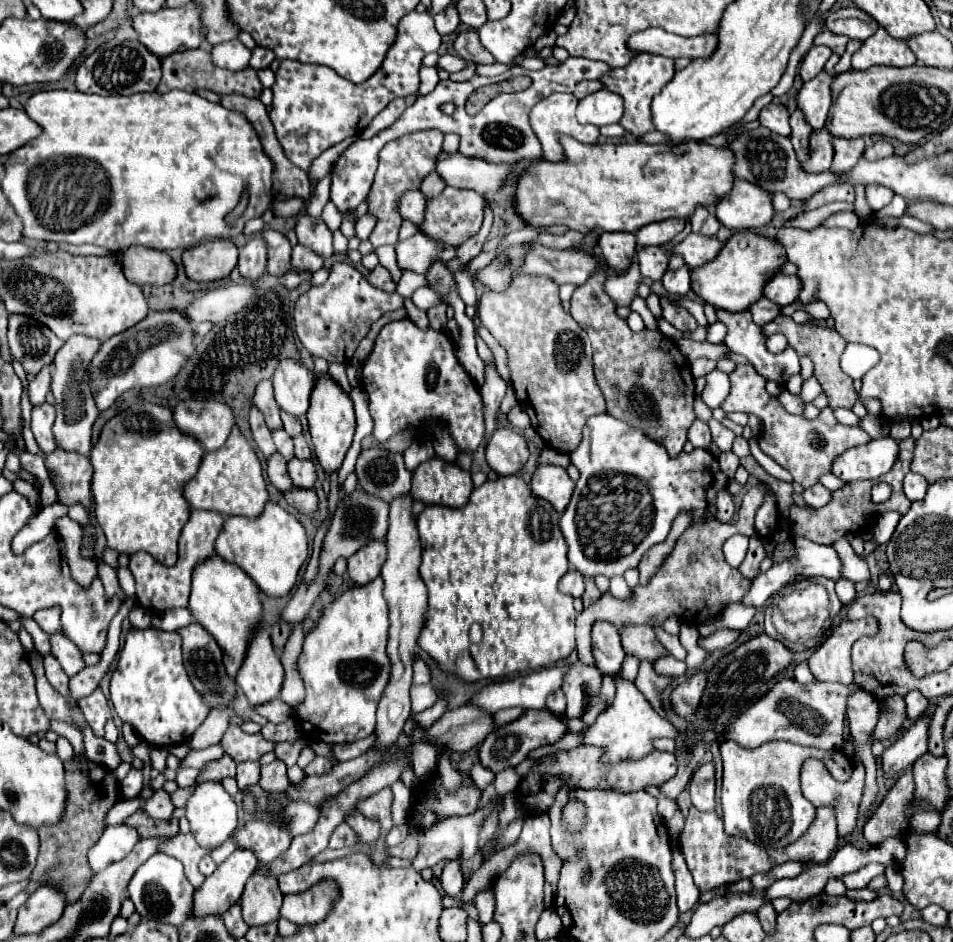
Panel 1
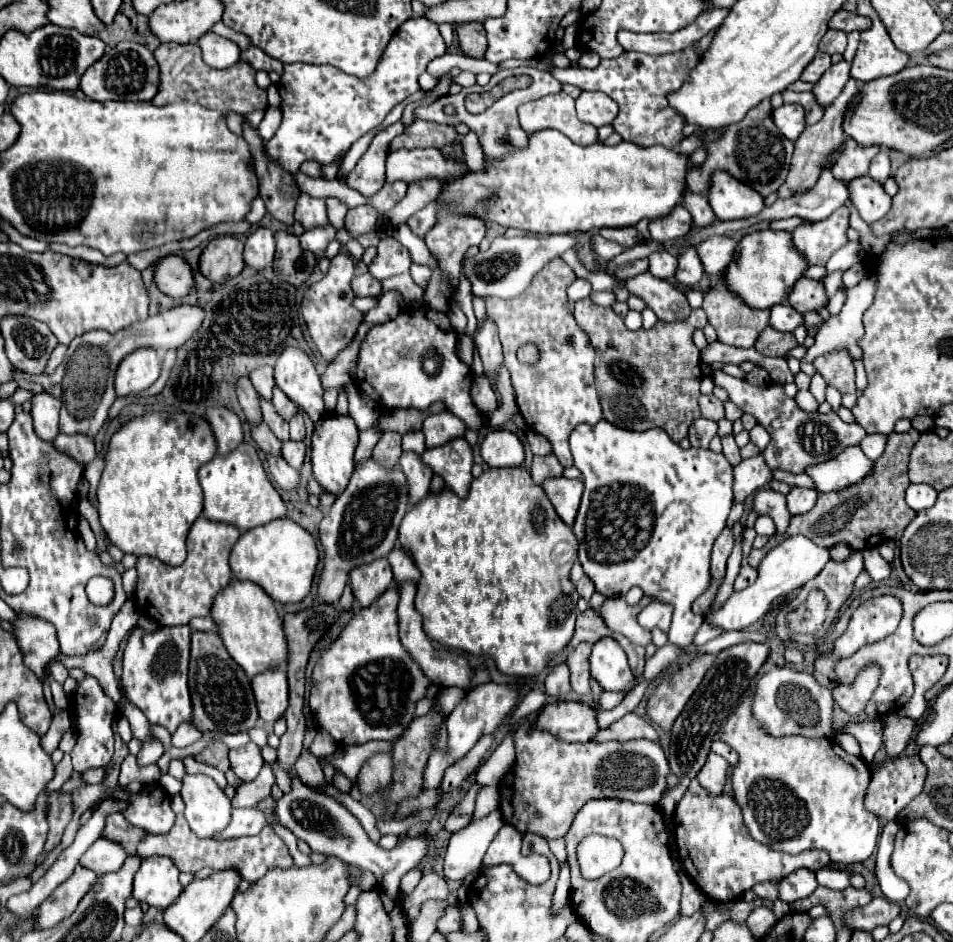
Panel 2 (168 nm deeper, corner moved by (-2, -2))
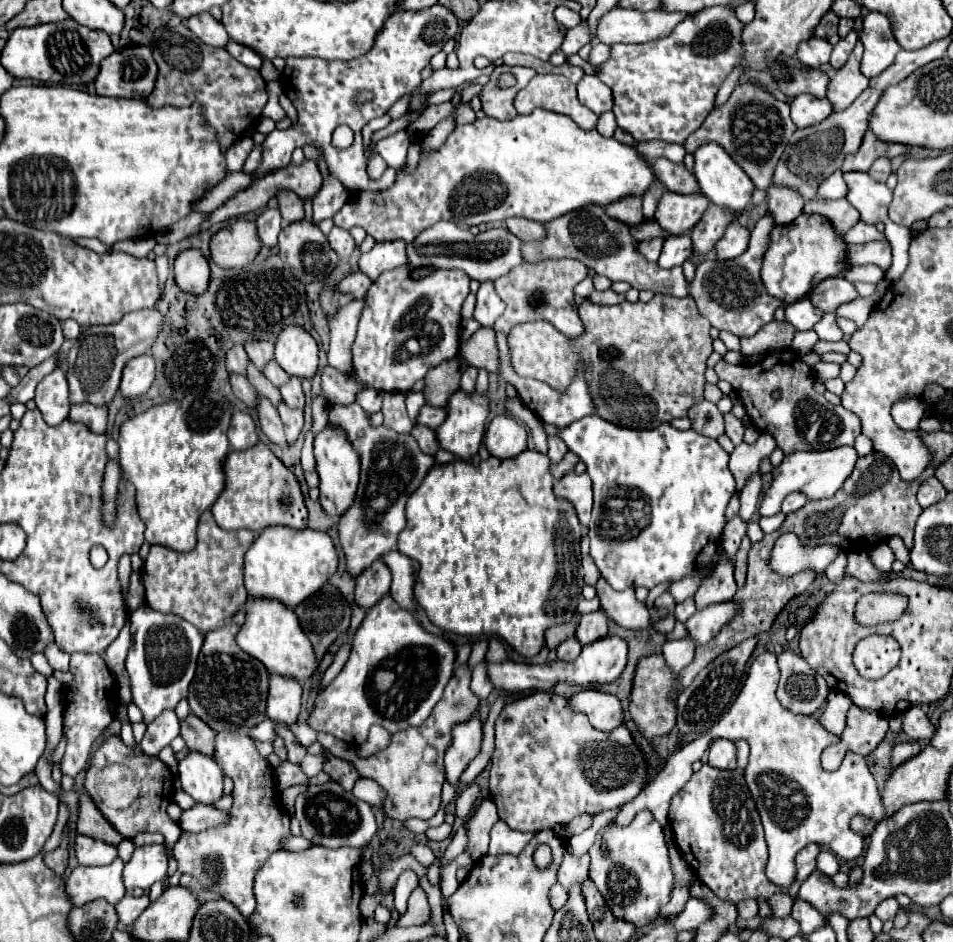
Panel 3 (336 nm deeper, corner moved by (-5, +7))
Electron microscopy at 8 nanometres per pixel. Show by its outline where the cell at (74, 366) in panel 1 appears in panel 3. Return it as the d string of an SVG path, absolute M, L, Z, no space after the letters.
M144 308L126 314L118 324L108 324L108 326L90 326L84 330L78 338L78 352L76 356L66 358L68 368L66 368L66 380L70 386L70 404L102 404L108 406L112 398L118 392L120 386L120 374L124 364L148 352L152 344L156 342L156 336L160 334L160 328L164 326L164 314L156 308Z

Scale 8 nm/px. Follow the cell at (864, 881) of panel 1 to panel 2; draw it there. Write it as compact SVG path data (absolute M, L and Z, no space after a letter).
M823 867L815 873L817 883L829 889L845 889L849 887L849 873L843 869L835 869L835 867Z

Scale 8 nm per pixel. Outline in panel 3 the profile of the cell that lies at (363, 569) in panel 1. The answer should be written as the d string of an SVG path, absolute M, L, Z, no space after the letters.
M376 560L370 568L366 568L356 578L354 602L360 608L368 610L368 608L372 608L388 592L390 592L390 572L388 572L384 560Z

